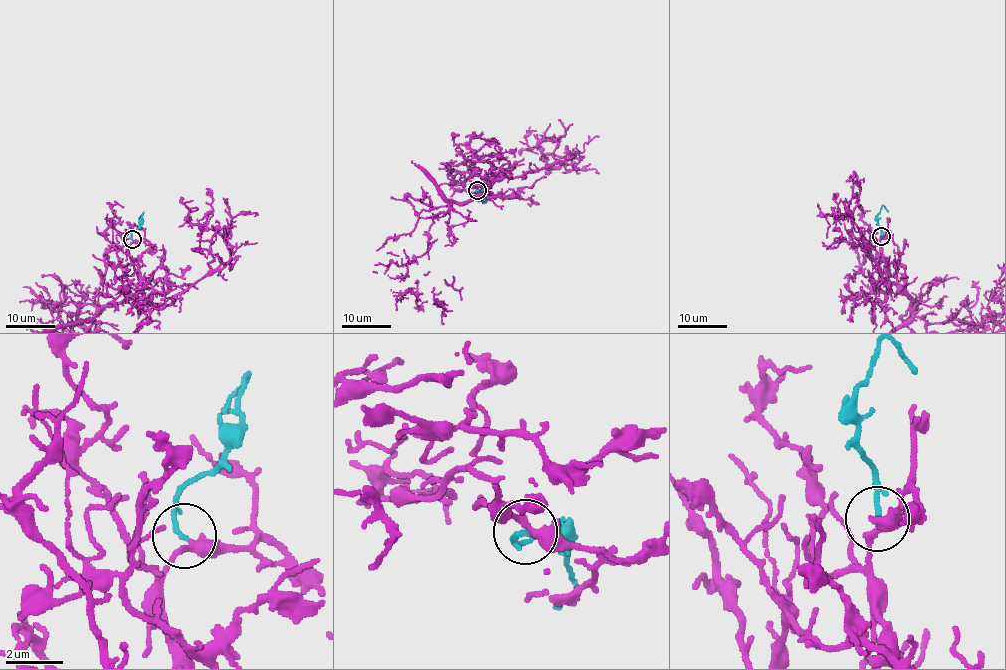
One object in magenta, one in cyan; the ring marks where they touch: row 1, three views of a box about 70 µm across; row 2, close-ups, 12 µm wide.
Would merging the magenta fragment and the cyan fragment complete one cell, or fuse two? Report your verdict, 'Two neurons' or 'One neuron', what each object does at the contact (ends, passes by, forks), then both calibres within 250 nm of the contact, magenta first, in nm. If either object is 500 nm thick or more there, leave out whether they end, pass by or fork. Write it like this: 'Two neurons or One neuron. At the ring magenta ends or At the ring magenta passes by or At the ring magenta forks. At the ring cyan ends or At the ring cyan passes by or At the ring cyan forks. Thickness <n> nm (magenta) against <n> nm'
One neuron. At the ring magenta passes by. At the ring cyan ends. Thickness 340 nm (magenta) against 160 nm

